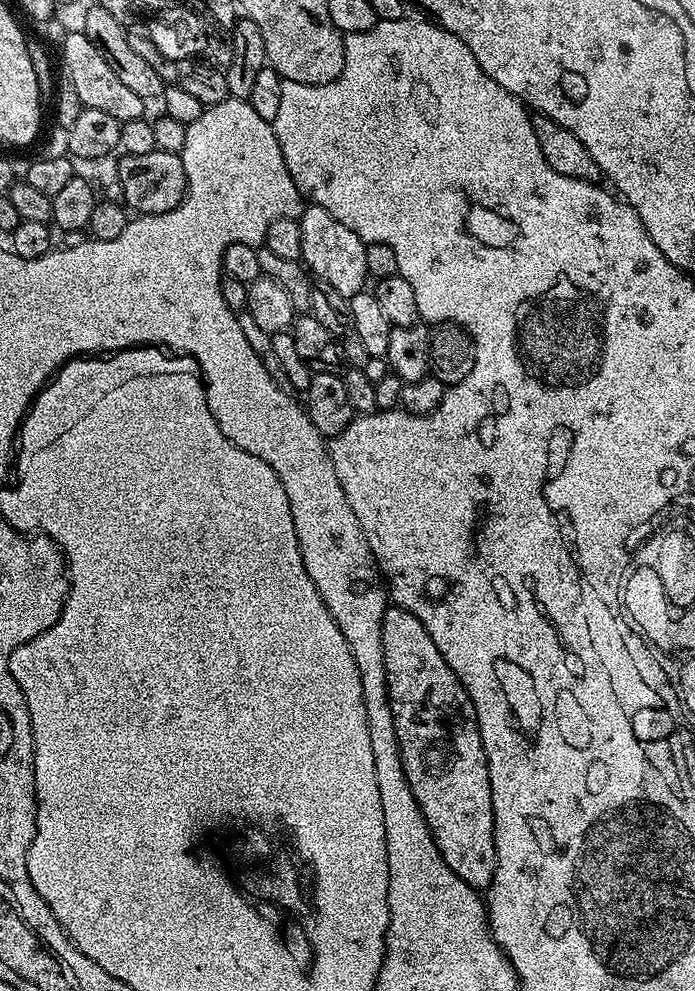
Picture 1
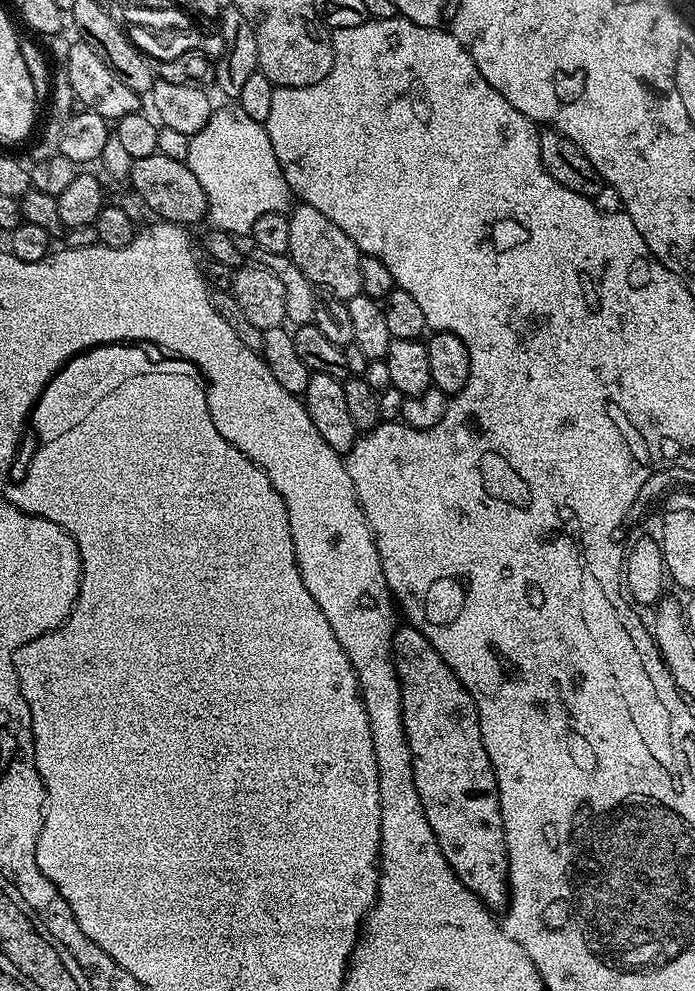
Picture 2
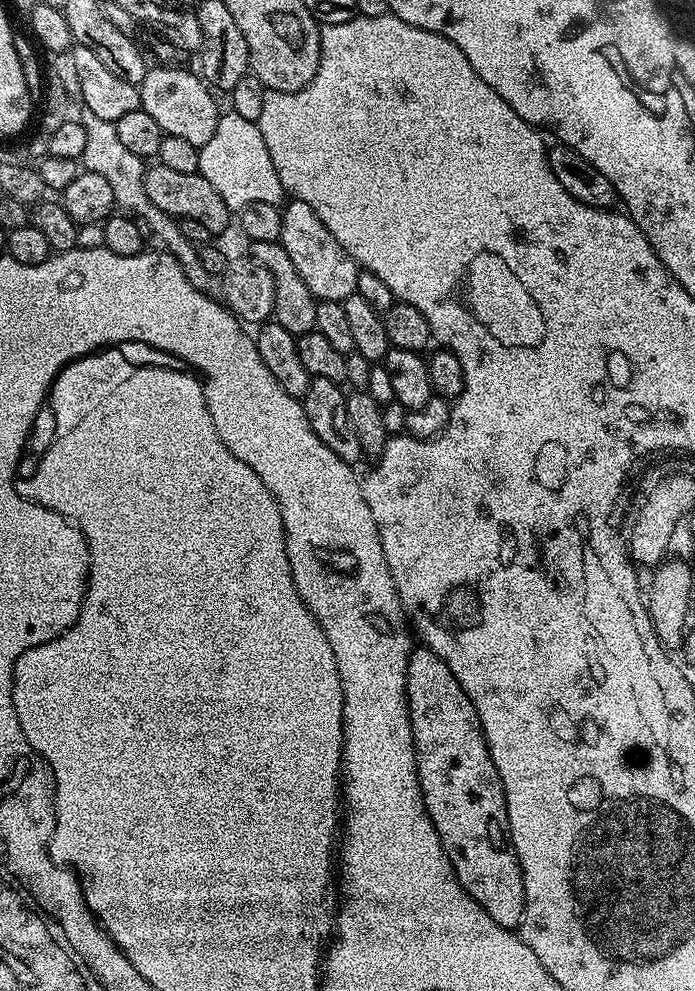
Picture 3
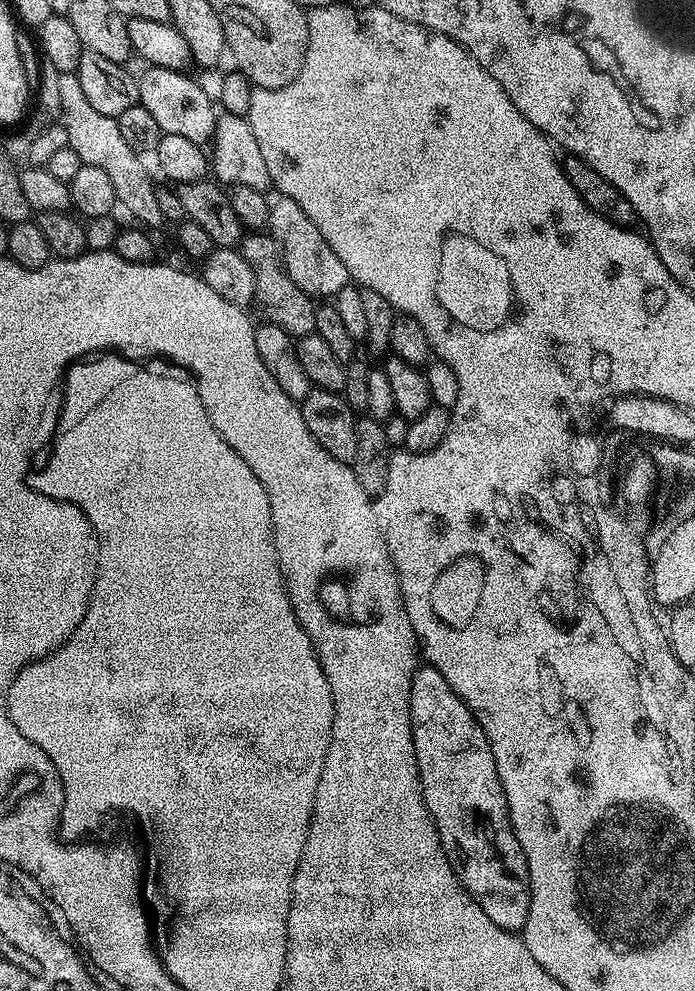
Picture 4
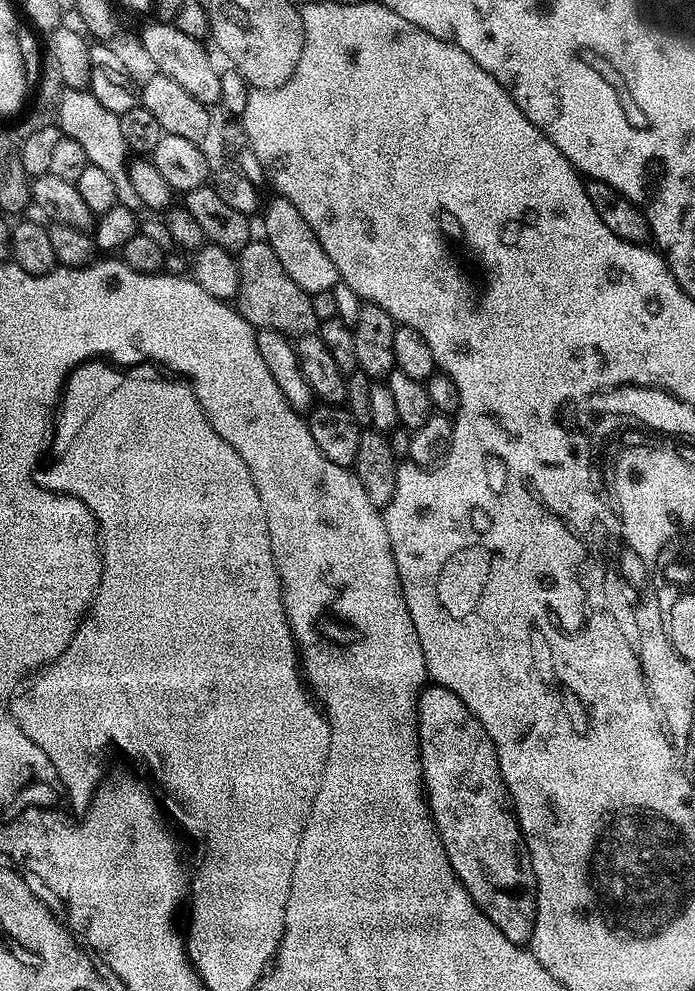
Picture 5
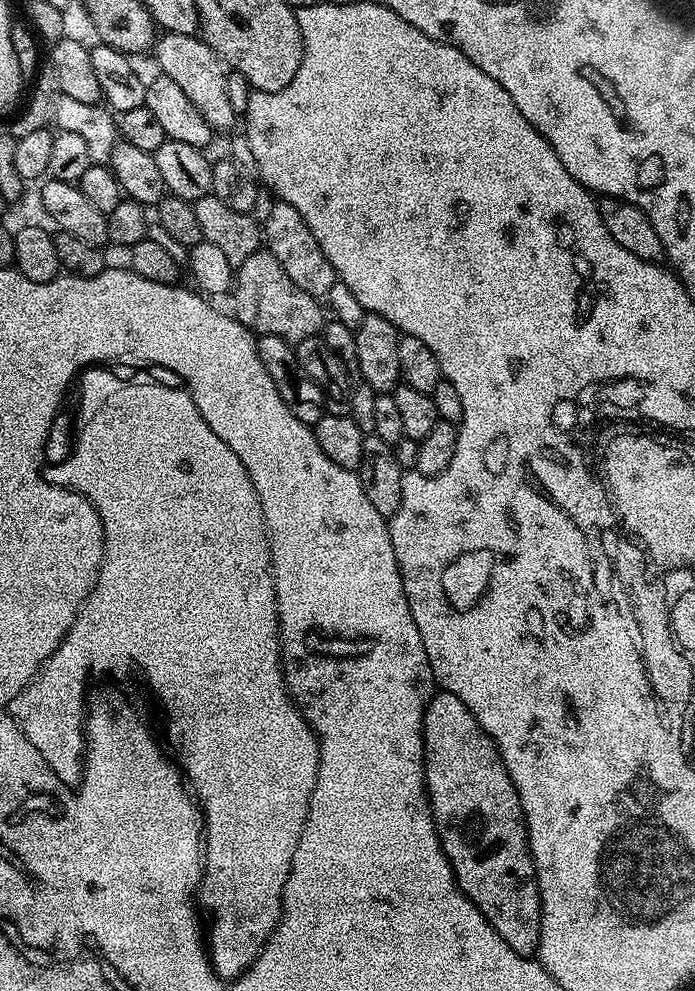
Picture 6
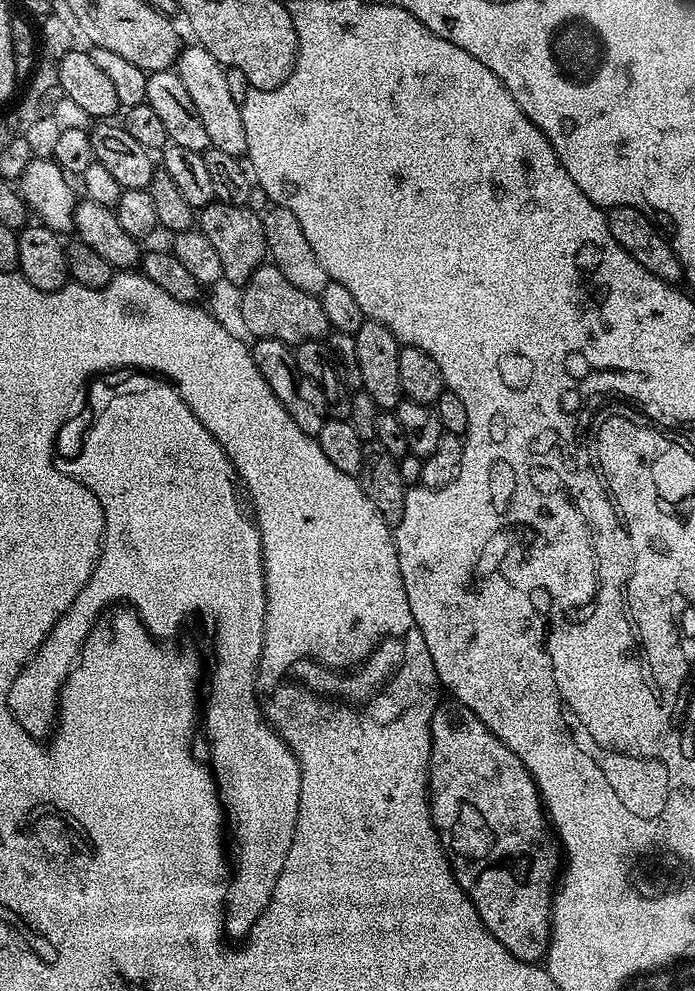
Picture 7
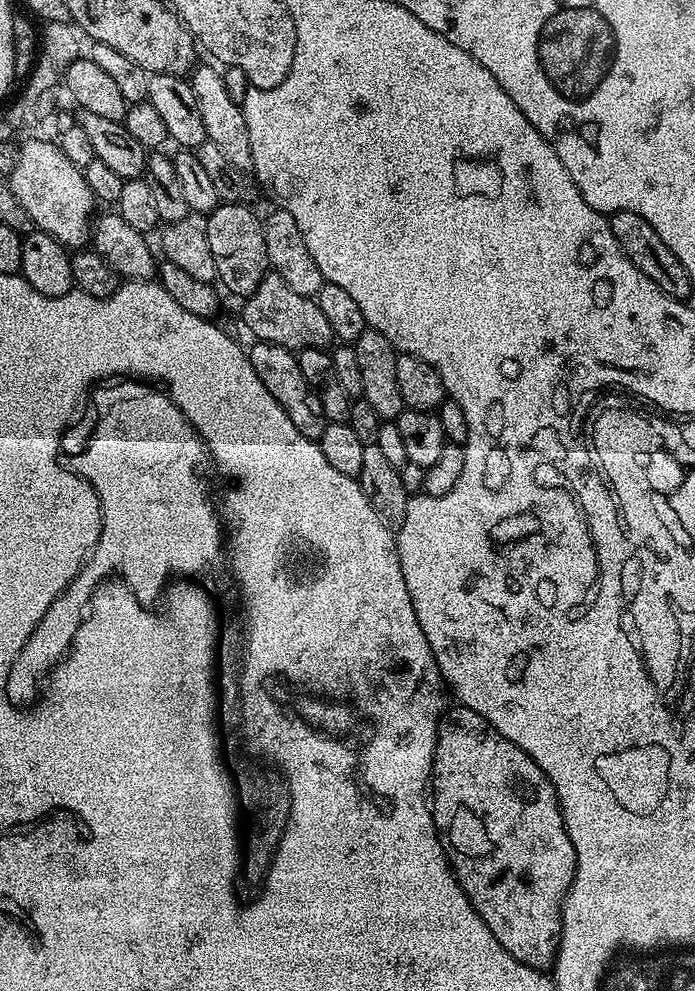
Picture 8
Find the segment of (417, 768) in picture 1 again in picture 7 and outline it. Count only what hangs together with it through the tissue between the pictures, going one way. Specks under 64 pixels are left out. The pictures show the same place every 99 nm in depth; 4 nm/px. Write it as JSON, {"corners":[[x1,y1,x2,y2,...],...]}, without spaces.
{"corners":[[441,702,432,719,428,791,436,834,452,864,452,872,462,890,474,902,490,934,494,934,494,938,498,938,514,958,527,964,543,961,548,907,554,895,553,881,558,876,558,852,550,839,540,791,526,766,522,766,518,754,511,752,470,710,455,702]]}

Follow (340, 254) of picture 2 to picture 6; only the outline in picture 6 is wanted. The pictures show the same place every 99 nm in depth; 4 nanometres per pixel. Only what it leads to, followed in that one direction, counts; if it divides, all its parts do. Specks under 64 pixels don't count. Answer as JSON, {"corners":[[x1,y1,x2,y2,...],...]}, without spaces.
{"corners":[[283,202,273,203,273,208,262,219,262,240,266,245,266,251,278,258,282,270,295,282,306,294,317,298,327,297,330,286,338,283,334,266,330,266,330,258,322,254,322,246,310,234,310,226,302,222,302,214,294,210,294,206]]}

